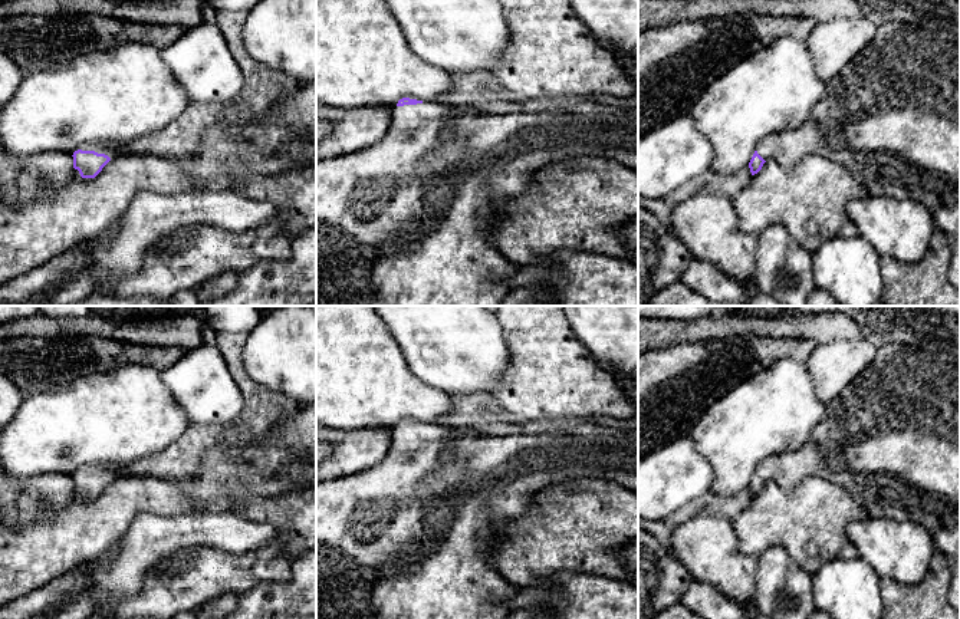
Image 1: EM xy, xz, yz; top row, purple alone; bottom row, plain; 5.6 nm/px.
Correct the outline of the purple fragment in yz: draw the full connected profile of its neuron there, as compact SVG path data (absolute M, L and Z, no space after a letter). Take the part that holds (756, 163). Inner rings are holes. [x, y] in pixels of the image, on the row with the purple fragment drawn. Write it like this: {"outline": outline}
{"outline": "M888 22L877 27L874 39L844 68L844 70L826 82L823 98L812 108L806 121L796 129L766 136L757 145L749 168L757 174L766 161L776 161L782 167L793 167L808 155L821 155L844 167L871 197L890 197L897 200L914 200L928 211L937 207L951 205L960 201L960 34L946 30L927 30L921 26Z"}

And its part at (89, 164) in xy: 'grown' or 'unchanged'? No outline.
grown

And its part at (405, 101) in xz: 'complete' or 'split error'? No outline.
split error

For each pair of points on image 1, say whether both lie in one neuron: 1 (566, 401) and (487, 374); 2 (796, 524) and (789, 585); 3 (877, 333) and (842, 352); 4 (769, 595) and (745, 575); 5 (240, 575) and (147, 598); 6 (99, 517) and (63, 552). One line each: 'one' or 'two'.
1: two
2: two
3: two
4: two
5: one
6: one

